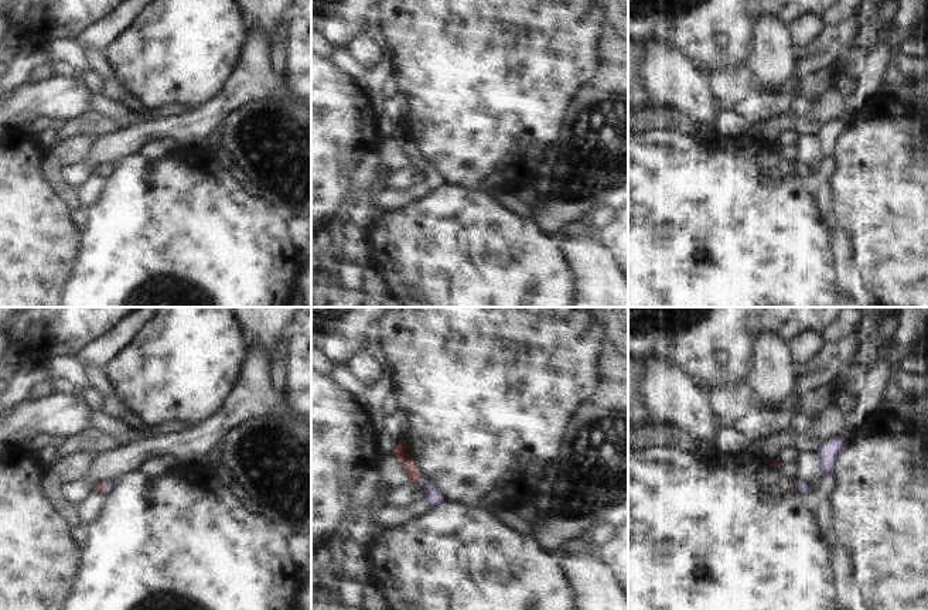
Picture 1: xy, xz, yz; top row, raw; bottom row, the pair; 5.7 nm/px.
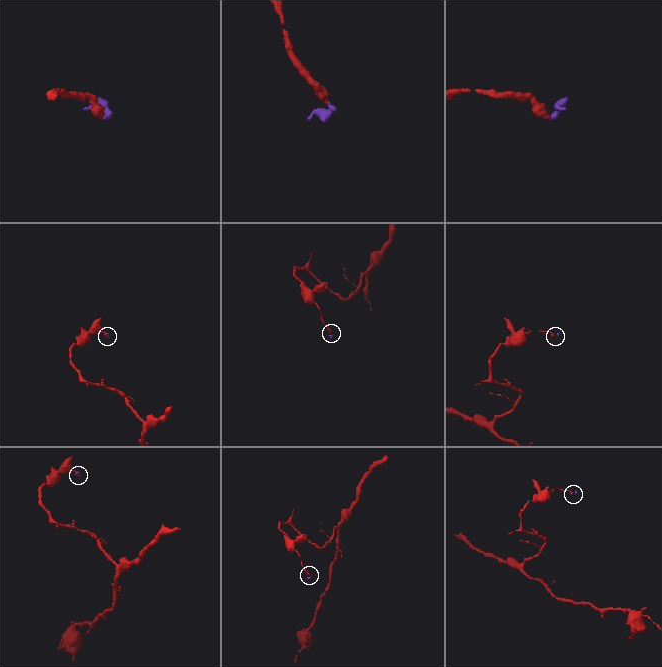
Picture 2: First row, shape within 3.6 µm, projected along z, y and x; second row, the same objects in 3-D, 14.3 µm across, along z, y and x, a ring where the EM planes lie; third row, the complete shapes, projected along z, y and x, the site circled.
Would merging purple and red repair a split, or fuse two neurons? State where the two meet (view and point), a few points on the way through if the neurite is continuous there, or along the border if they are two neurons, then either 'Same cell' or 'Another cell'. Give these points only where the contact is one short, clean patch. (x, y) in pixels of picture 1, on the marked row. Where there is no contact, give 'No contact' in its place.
Touches purple at xy (103, 488). Path across: xy (108, 486), (103, 488), (98, 487). Same cell.

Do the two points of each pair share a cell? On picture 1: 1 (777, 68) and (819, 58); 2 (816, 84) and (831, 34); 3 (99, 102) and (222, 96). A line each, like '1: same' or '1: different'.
1: different
2: different
3: different

